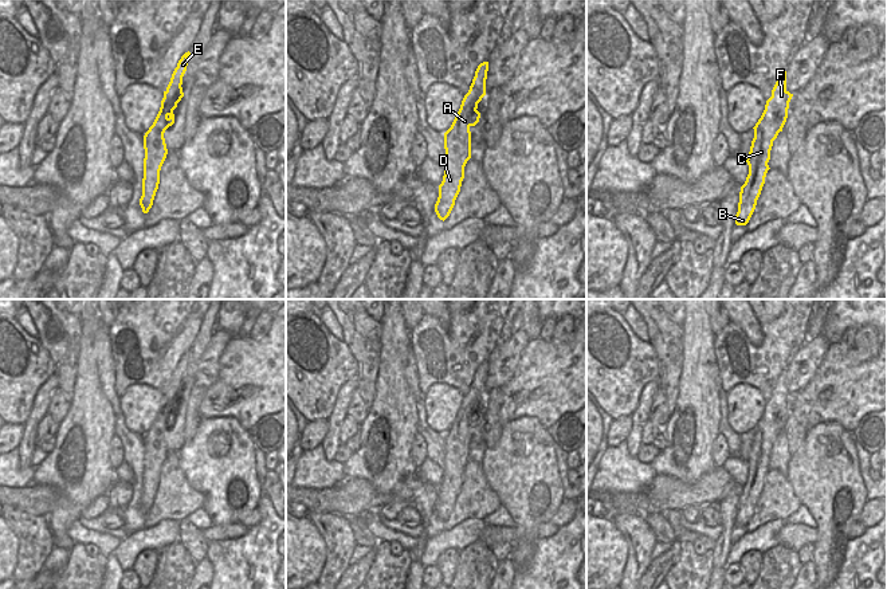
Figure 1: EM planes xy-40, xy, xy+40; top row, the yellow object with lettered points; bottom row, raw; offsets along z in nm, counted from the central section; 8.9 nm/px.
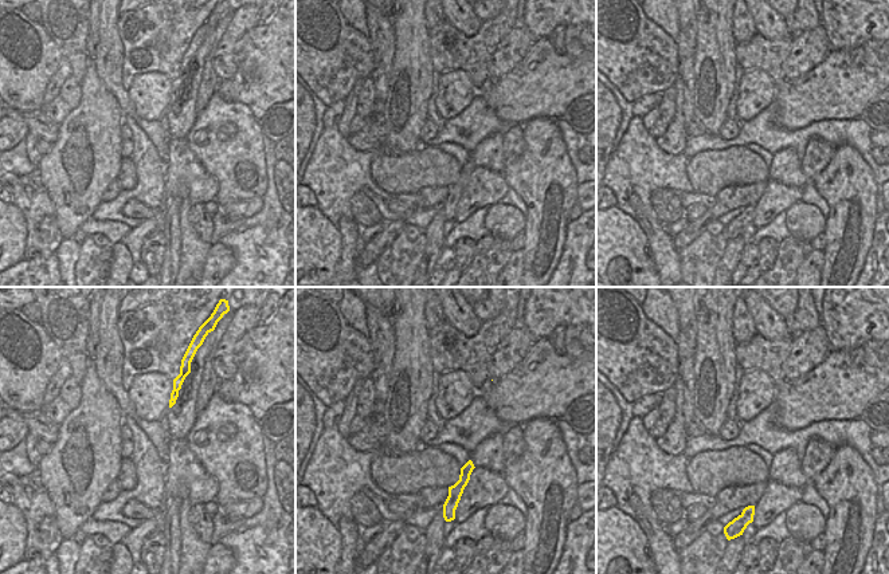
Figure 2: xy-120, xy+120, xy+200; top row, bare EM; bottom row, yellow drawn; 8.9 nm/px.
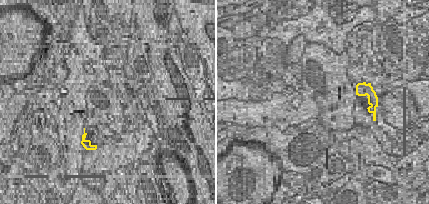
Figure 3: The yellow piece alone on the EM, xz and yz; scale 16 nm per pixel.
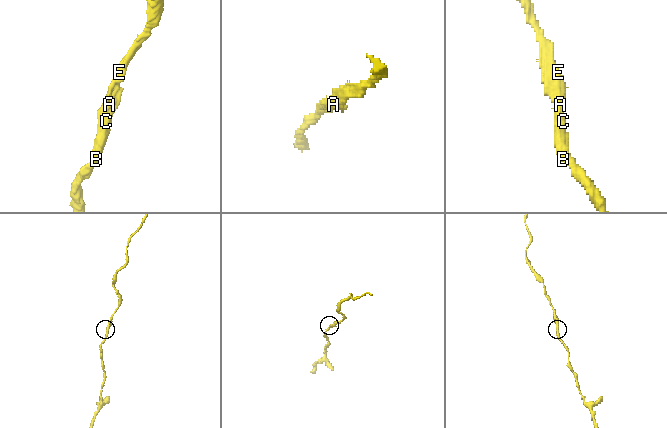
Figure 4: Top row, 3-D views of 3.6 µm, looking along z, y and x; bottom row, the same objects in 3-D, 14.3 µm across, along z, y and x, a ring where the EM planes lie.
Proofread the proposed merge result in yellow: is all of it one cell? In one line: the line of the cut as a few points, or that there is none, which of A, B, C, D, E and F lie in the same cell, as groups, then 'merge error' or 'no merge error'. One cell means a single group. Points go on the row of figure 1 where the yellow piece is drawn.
no cut | A B C D E F | no merge error

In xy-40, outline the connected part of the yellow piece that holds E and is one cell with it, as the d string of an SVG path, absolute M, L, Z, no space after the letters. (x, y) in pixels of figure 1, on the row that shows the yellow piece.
M185 52L174 68L170 82L164 91L160 111L144 136L144 178L142 178L142 196L140 205L144 213L148 213L153 205L153 200L160 184L160 170L166 158L168 149L164 138L165 130L174 123L173 110L184 97L182 76L187 71L188 58L191 52Z

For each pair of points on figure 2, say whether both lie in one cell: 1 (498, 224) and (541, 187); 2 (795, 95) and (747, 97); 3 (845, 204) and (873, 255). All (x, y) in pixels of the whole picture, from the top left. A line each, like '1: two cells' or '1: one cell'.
1: two cells
2: two cells
3: two cells

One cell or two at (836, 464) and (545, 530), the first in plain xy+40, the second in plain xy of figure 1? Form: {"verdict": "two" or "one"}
{"verdict": "two"}

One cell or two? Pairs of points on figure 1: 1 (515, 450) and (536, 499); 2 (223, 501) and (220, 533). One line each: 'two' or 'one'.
1: one
2: two

